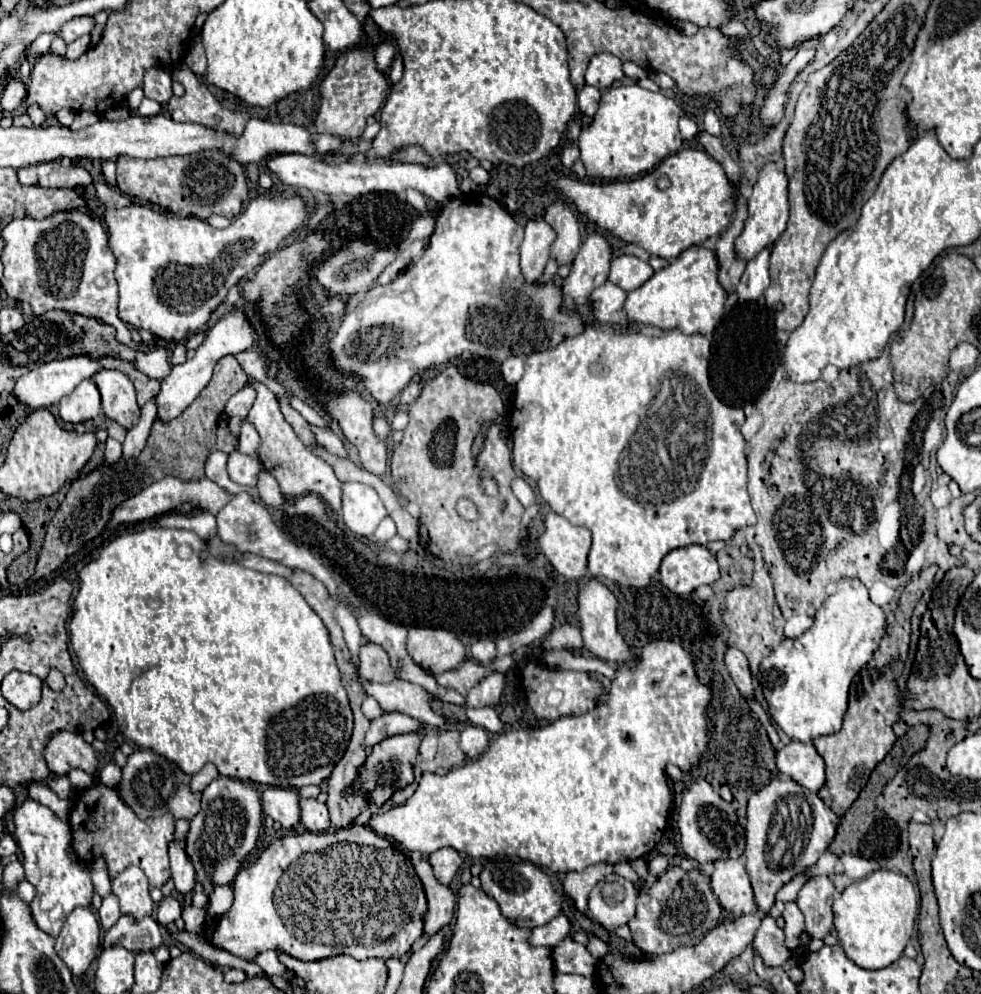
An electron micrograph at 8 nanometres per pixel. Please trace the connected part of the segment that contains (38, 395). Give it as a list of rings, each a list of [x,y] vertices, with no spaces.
[[[80,354],[80,356],[70,356],[70,358],[62,358],[62,360],[52,360],[36,365],[32,368],[32,372],[28,372],[26,376],[22,376],[16,382],[14,394],[18,396],[20,402],[24,402],[30,408],[46,408],[52,404],[58,404],[62,396],[68,396],[82,380],[92,378],[98,372],[98,362],[88,356],[88,354]]]

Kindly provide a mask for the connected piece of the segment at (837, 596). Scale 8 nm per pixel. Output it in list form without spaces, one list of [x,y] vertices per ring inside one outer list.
[[[842,578],[836,592],[816,612],[812,628],[798,638],[784,640],[760,664],[756,678],[770,704],[772,720],[798,742],[838,732],[848,708],[852,678],[872,658],[884,636],[884,610],[870,600],[868,588],[858,578]]]

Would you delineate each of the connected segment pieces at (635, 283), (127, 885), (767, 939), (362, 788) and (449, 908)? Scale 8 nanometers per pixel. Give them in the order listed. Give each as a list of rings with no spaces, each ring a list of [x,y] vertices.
[[[622,254],[612,260],[608,280],[612,284],[620,286],[624,292],[632,292],[632,290],[640,288],[652,274],[654,274],[654,270],[650,268],[648,262],[638,260],[636,256]]]
[[[132,866],[120,872],[112,880],[112,892],[120,902],[122,914],[132,916],[134,922],[154,914],[154,902],[148,894],[148,880],[140,868]]]
[[[770,914],[762,918],[762,924],[756,930],[752,946],[756,952],[760,952],[766,966],[782,966],[784,960],[794,956],[784,948],[784,932],[776,926],[776,920]]]
[[[416,732],[382,740],[372,748],[366,762],[360,766],[356,780],[348,788],[344,788],[342,794],[348,796],[354,794],[354,790],[358,790],[366,800],[370,800],[376,806],[382,806],[386,800],[392,798],[396,790],[402,790],[414,782],[414,762],[418,756],[418,746],[420,746],[420,734]]]
[[[414,854],[412,860],[414,860],[412,862],[414,870],[424,884],[424,892],[428,898],[428,910],[424,914],[424,936],[430,938],[432,934],[436,934],[438,930],[442,930],[450,924],[450,920],[454,916],[456,896],[448,886],[444,886],[436,880],[428,858]]]

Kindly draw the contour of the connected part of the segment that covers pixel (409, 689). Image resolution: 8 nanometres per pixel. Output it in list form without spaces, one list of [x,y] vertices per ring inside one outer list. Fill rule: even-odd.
[[[360,678],[360,684],[364,684],[366,692],[378,700],[382,710],[398,710],[410,714],[412,718],[418,718],[428,726],[442,726],[446,722],[442,716],[430,710],[430,694],[418,684],[398,678],[388,684],[374,684]]]

